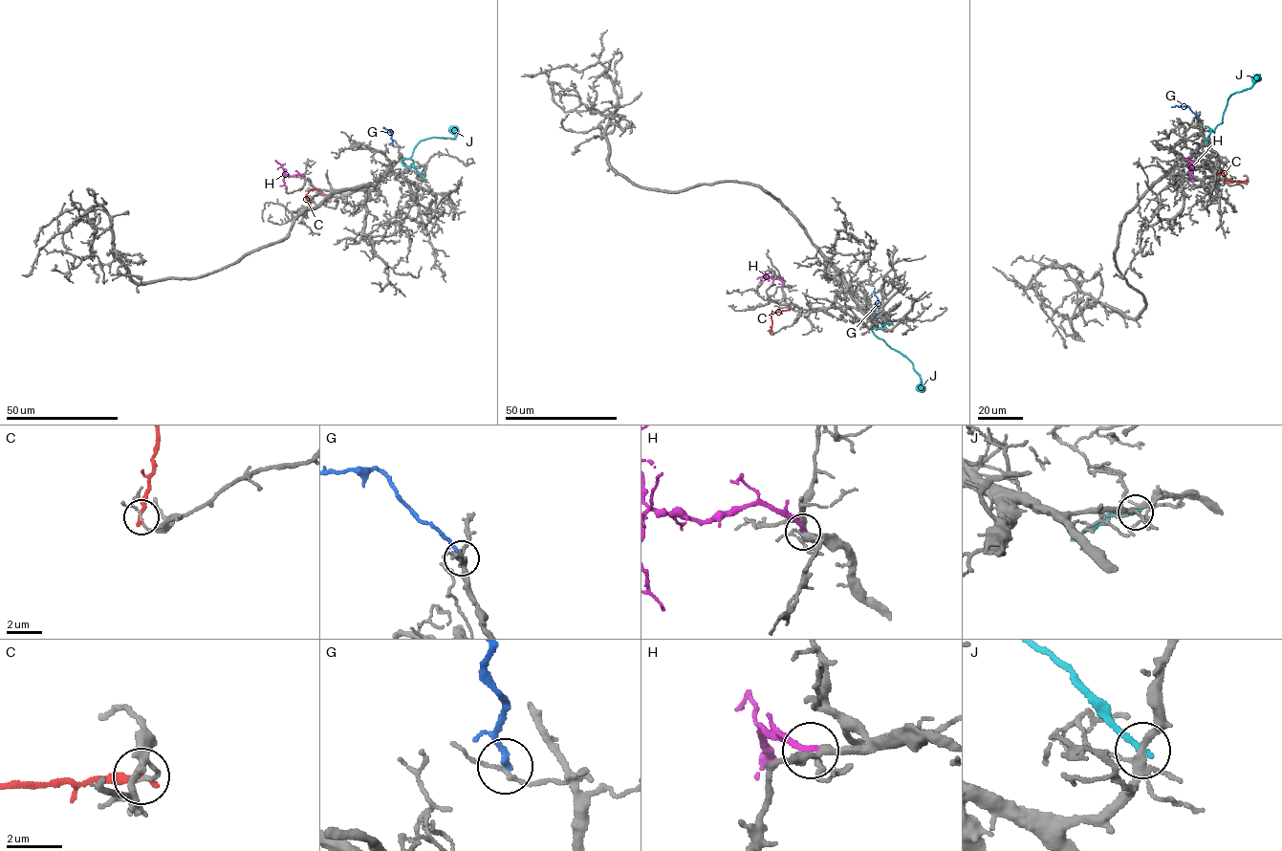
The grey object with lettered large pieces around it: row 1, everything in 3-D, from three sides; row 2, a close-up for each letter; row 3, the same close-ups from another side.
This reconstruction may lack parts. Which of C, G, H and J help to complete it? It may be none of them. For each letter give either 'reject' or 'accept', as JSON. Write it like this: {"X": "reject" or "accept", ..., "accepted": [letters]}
{"C": "reject", "G": "reject", "H": "accept", "J": "reject", "accepted": ["H"]}

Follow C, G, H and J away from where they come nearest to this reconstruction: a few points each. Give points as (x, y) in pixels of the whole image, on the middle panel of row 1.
C: (770, 332), (771, 313), (790, 307)
G: (872, 314), (879, 302), (874, 288)
H: (782, 284), (779, 279), (766, 278), (763, 271)
J: (890, 322), (872, 328), (872, 332), (912, 363), (919, 375), (922, 392)

